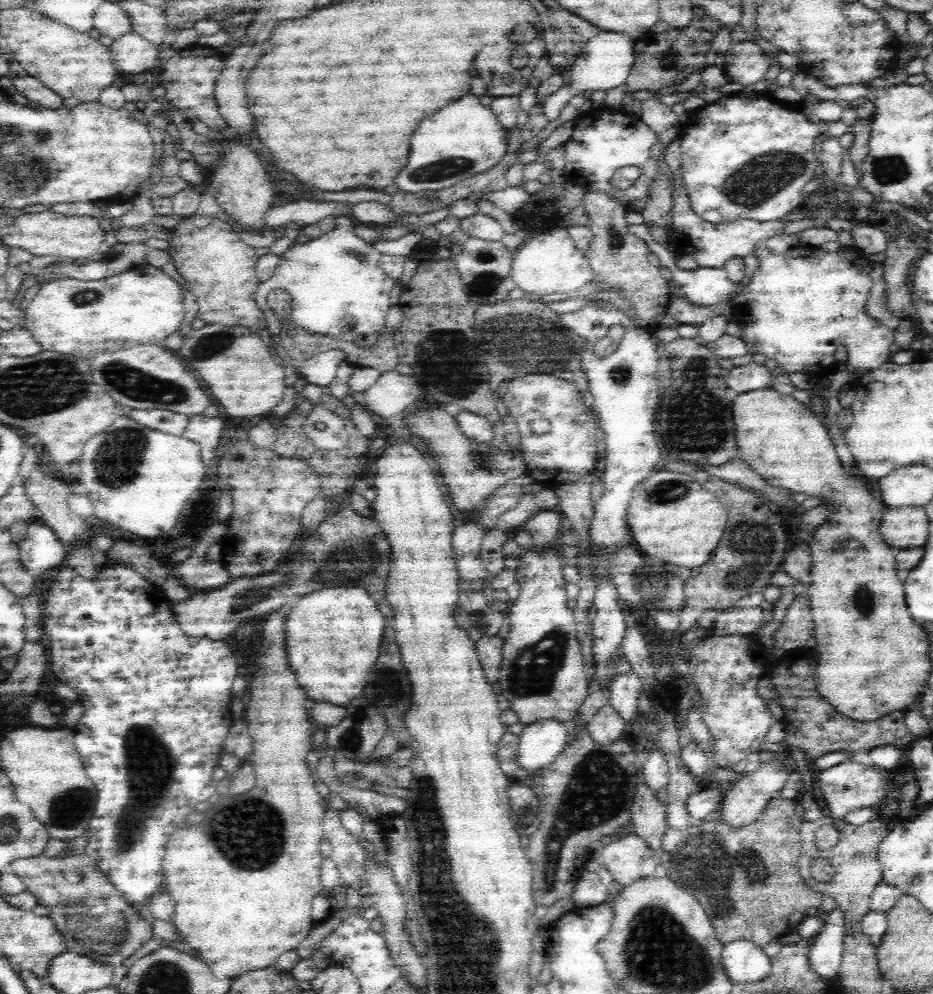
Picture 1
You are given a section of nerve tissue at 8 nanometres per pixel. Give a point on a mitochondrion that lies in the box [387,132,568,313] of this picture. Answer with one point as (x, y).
(452, 167)

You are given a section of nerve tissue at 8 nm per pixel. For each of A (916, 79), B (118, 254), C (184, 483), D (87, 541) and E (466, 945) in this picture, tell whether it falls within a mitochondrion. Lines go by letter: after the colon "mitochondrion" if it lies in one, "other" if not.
A: other
B: mitochondrion
C: other
D: other
E: mitochondrion

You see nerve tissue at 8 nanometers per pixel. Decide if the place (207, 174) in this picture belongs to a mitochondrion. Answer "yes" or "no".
no

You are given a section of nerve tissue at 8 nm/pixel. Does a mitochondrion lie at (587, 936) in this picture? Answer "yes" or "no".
no

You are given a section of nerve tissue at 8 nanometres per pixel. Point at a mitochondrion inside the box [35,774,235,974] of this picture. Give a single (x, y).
(93, 921)

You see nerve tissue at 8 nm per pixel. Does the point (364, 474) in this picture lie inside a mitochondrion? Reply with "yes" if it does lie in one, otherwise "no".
no

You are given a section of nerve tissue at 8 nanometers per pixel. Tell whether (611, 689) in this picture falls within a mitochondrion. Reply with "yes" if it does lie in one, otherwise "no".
no

